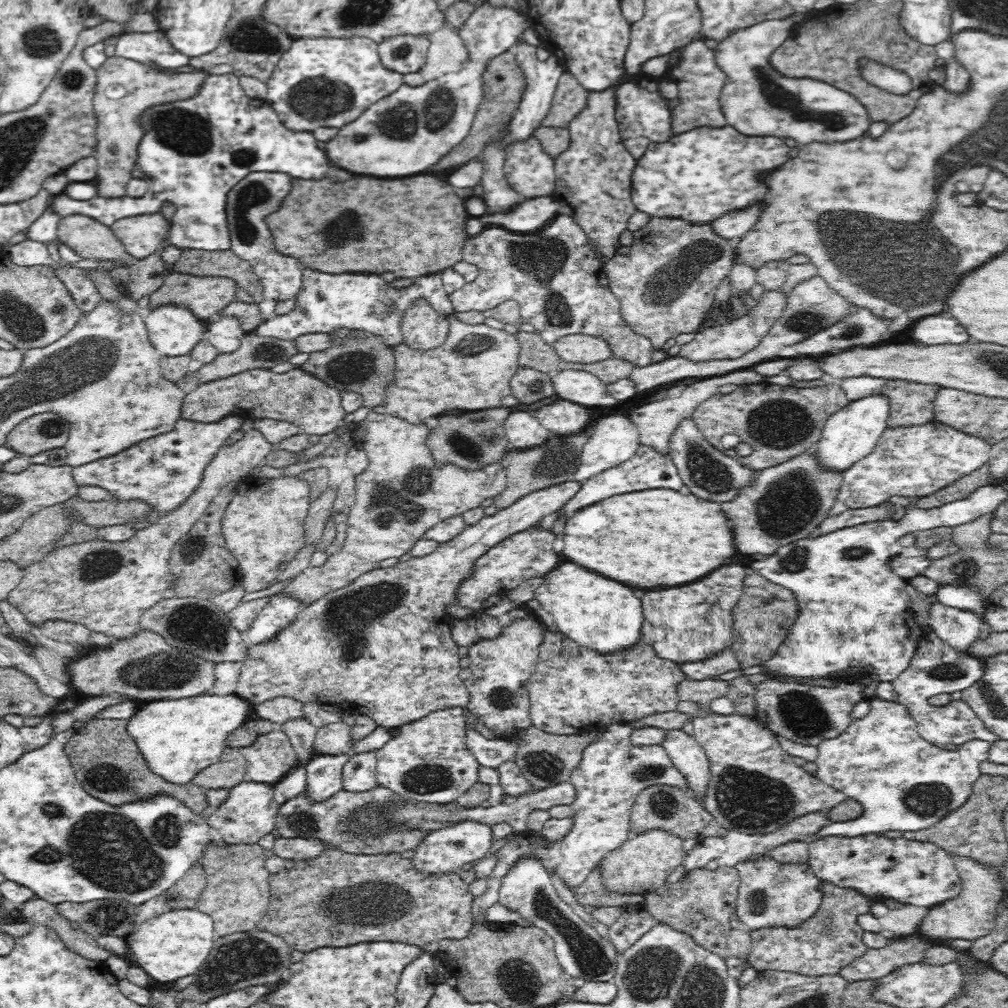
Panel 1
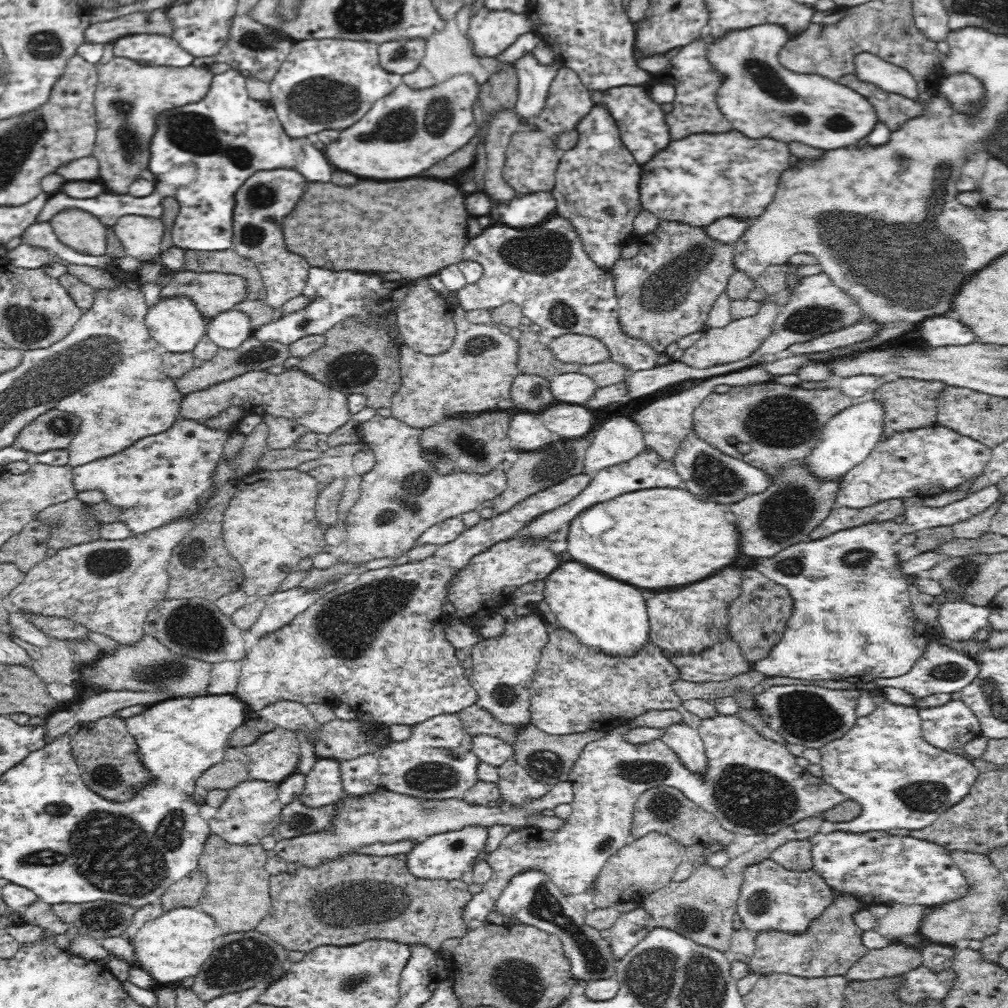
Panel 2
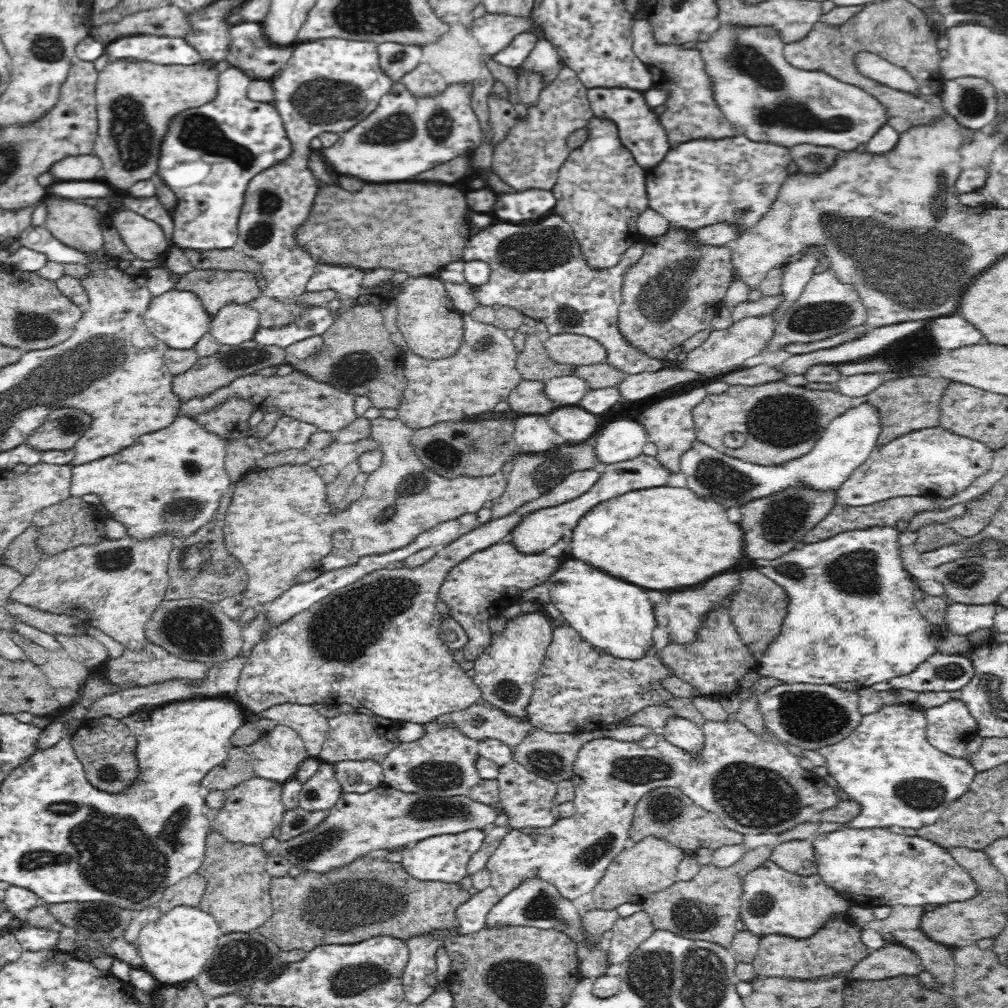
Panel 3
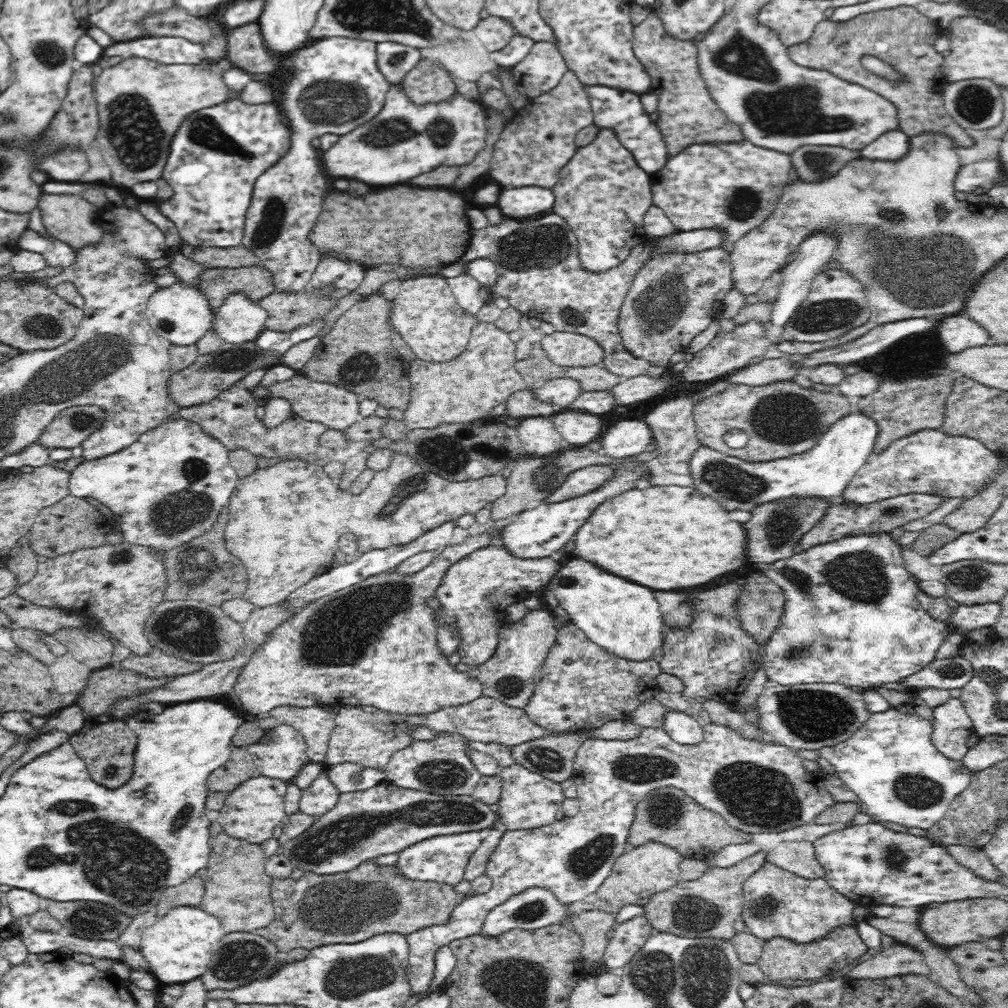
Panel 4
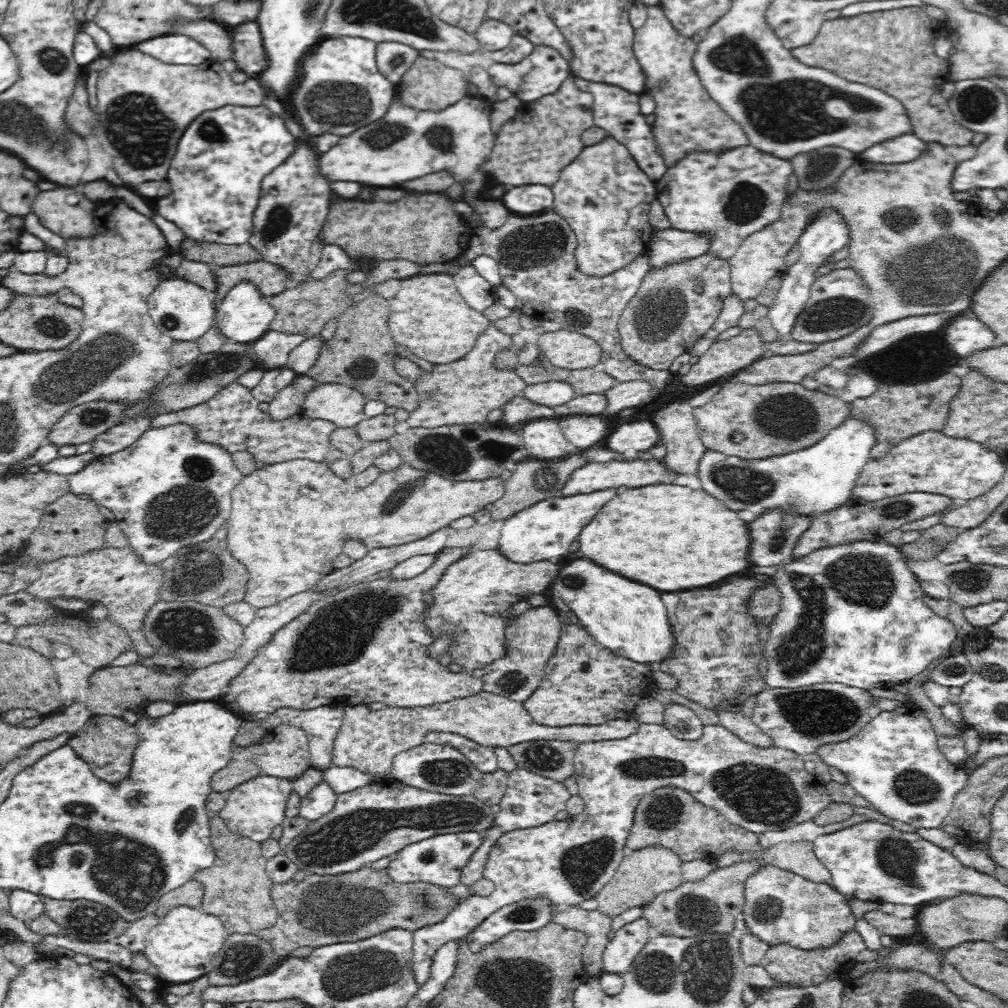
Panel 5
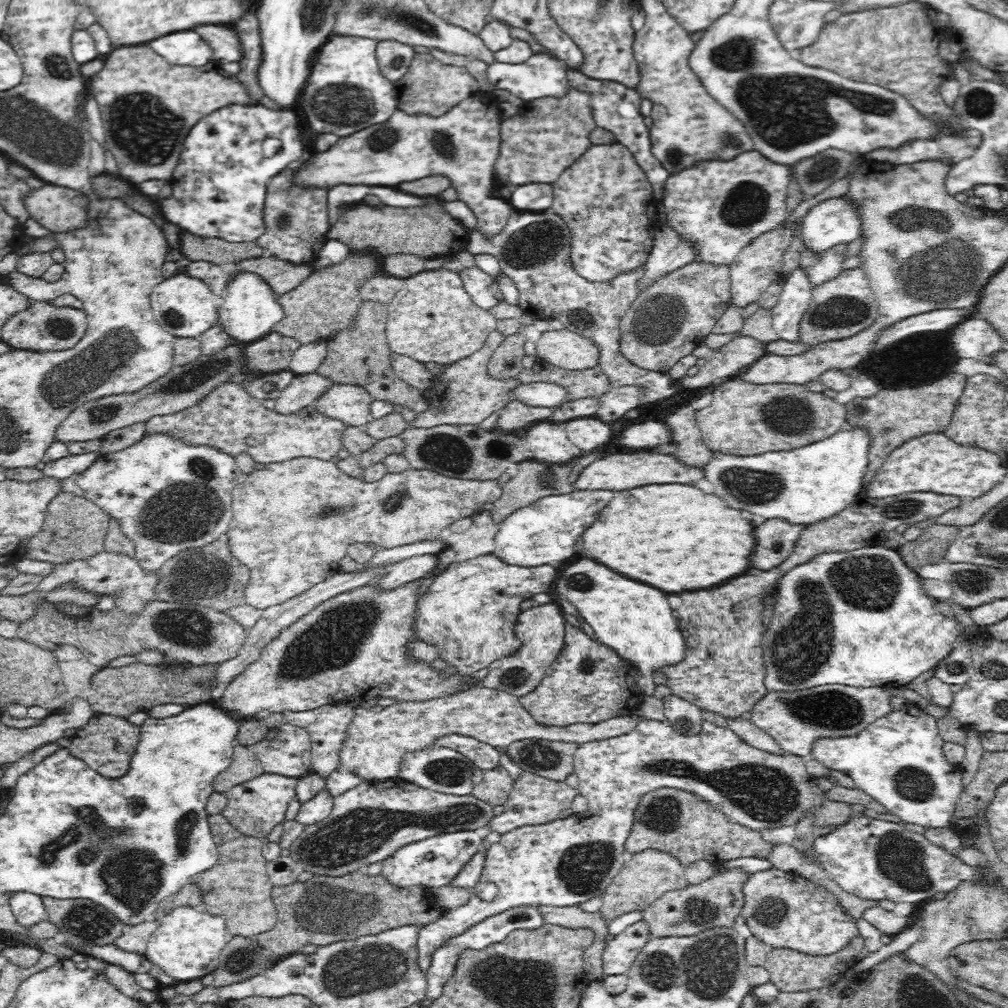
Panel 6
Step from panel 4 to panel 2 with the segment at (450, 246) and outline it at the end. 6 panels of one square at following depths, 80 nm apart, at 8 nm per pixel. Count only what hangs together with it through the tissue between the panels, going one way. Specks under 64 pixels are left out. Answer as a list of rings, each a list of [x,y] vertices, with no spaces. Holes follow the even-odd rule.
[[[408,178],[396,182],[364,180],[356,182],[354,186],[307,182],[303,195],[294,206],[296,208],[290,215],[278,220],[283,229],[284,245],[288,251],[304,257],[310,266],[317,268],[380,274],[399,272],[403,279],[414,282],[420,277],[428,278],[438,274],[446,266],[462,261],[462,246],[466,246],[470,238],[466,236],[466,222],[470,222],[472,216],[466,214],[466,202],[460,190],[428,178]]]

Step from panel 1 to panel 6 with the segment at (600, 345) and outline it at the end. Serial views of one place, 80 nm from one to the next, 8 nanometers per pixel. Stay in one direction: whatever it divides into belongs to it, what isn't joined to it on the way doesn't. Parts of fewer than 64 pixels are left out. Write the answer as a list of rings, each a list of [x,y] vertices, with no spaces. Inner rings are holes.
[[[568,328],[544,331],[535,343],[539,361],[548,361],[566,370],[584,370],[598,367],[599,349],[588,336],[582,337]]]

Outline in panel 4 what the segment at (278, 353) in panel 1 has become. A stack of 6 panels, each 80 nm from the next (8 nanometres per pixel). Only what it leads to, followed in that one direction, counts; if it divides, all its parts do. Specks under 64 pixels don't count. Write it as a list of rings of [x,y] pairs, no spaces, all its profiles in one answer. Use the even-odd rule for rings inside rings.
[[[246,342],[242,345],[223,343],[219,350],[206,355],[200,355],[190,366],[171,373],[168,380],[169,395],[178,408],[192,407],[212,401],[224,390],[229,389],[256,368],[269,368],[276,365],[269,352],[263,352],[256,347],[255,342]]]

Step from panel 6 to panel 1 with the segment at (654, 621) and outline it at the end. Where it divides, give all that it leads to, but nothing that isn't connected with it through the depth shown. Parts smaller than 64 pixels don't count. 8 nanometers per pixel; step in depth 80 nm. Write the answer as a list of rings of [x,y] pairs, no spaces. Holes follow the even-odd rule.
[[[572,562],[560,564],[556,570],[546,574],[544,584],[535,591],[535,599],[532,610],[542,612],[541,619],[546,624],[553,624],[554,630],[559,630],[580,646],[597,650],[602,654],[610,654],[640,643],[641,636],[638,634],[638,626],[642,626],[642,602],[638,602],[638,596],[634,596],[634,590],[628,586],[622,586],[610,578],[602,578],[600,574],[594,574],[590,570],[582,570],[582,566],[574,566]]]

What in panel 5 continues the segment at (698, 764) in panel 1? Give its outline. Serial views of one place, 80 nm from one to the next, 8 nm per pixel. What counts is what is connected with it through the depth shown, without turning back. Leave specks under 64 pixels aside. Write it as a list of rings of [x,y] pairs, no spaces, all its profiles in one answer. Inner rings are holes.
[[[666,704],[664,709],[664,723],[674,737],[682,740],[696,740],[703,736],[705,728],[696,713],[682,704]]]

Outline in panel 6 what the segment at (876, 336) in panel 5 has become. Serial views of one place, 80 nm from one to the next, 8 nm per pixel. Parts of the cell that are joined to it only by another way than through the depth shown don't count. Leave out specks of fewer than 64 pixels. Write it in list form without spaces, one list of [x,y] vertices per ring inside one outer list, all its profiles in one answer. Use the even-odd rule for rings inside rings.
[[[932,308],[930,311],[926,311],[926,314],[912,315],[910,318],[897,322],[894,326],[885,328],[877,338],[877,349],[894,344],[894,342],[916,333],[940,332],[940,330],[954,328],[970,316],[974,316],[974,314],[970,314],[970,310],[962,310],[962,308]]]

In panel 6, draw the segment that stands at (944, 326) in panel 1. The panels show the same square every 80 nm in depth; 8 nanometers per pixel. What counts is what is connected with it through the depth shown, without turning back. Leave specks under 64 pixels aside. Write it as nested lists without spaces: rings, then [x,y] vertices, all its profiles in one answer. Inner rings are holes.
[[[974,316],[958,323],[951,331],[951,342],[956,355],[990,364],[991,357],[1004,350],[1002,336],[984,320]]]

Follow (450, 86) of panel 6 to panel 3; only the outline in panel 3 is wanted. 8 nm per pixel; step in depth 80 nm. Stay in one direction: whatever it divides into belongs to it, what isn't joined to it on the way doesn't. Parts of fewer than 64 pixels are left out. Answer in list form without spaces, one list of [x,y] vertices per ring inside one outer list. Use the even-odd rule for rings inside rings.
[[[419,63],[412,72],[404,75],[400,82],[414,97],[435,97],[447,87],[444,77],[434,71],[428,63]]]

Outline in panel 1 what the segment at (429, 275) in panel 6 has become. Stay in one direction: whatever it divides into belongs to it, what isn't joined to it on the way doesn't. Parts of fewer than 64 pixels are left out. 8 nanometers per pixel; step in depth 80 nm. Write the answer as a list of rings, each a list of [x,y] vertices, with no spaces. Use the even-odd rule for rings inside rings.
[[[418,298],[402,314],[403,343],[413,350],[428,351],[446,342],[449,315],[438,313],[427,301]]]

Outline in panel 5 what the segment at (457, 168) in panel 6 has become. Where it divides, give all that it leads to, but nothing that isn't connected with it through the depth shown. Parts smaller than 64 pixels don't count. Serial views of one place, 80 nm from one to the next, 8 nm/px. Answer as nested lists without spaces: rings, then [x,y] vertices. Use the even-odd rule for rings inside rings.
[[[479,95],[466,96],[445,109],[423,111],[404,105],[395,96],[390,108],[392,110],[388,110],[384,120],[356,130],[342,138],[332,150],[320,154],[318,168],[322,170],[322,176],[328,182],[346,180],[370,186],[394,186],[446,170],[454,174],[454,180],[464,184],[463,201],[476,210],[482,227],[494,230],[504,226],[513,213],[500,200],[482,200],[488,176],[480,166],[489,161],[497,137],[491,125],[493,102]]]

